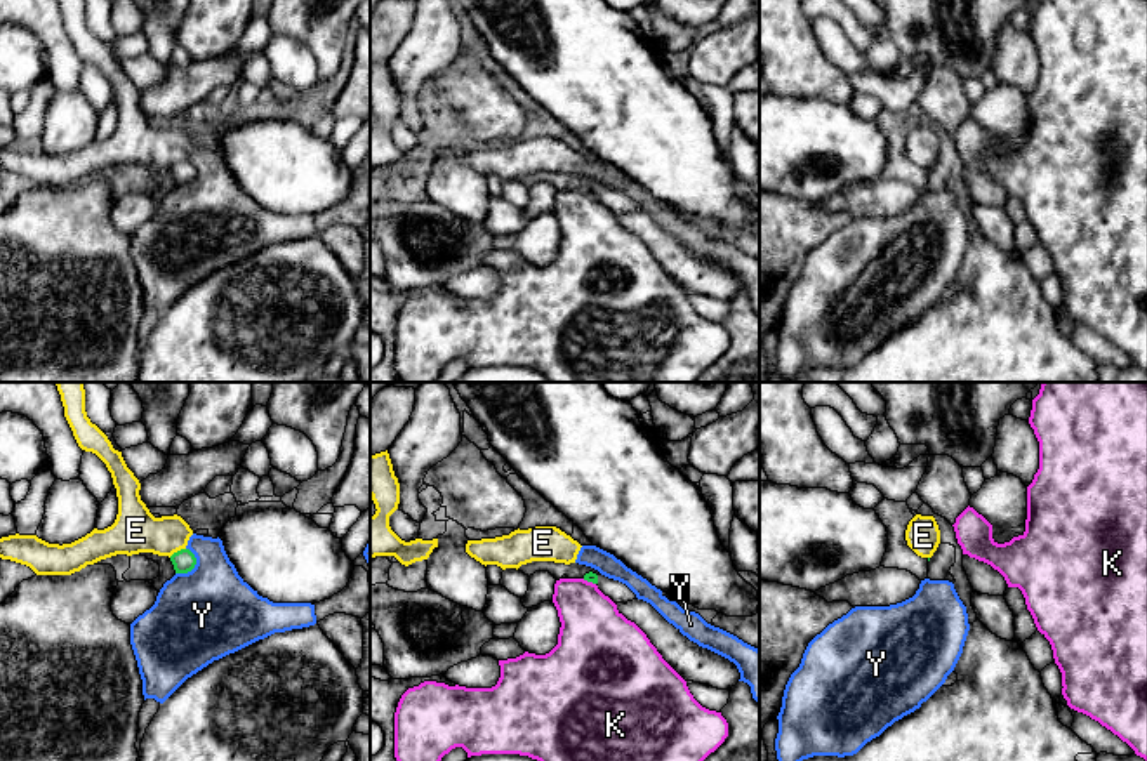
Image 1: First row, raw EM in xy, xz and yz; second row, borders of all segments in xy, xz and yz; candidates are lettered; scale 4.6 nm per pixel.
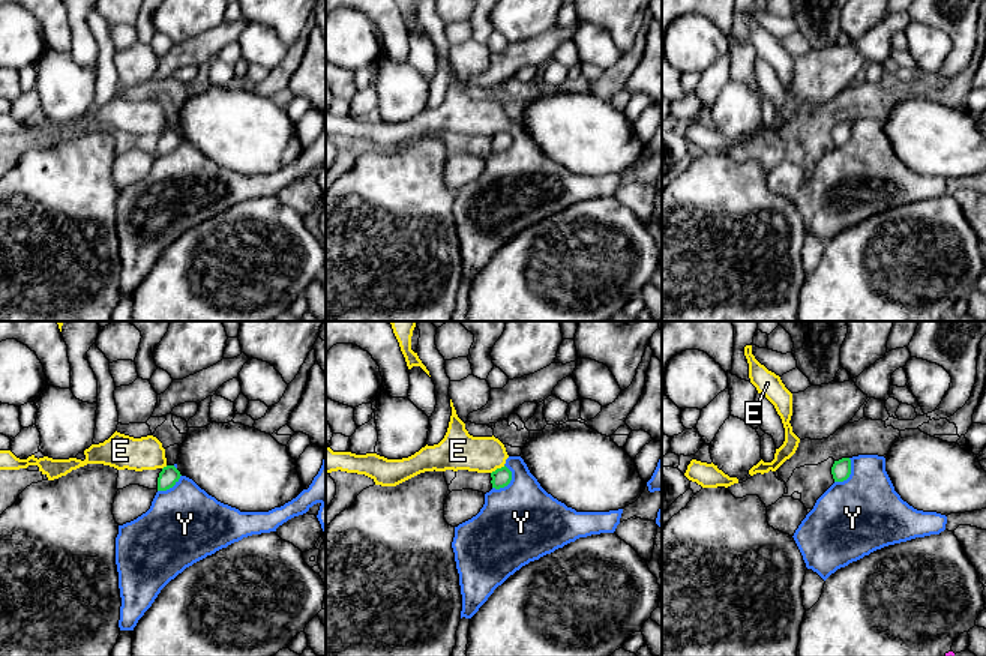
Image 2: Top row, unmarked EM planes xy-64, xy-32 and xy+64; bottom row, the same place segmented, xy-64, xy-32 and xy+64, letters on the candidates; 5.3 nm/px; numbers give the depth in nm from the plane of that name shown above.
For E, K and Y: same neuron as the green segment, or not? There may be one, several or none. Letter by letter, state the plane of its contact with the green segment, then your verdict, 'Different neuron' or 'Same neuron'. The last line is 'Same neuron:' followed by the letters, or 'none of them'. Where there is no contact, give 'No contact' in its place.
E: Touches green in xy. Different neuron
K: Touches green in xz. Different neuron
Y: Touches green in xy. Different neuron
Same neuron: none of them

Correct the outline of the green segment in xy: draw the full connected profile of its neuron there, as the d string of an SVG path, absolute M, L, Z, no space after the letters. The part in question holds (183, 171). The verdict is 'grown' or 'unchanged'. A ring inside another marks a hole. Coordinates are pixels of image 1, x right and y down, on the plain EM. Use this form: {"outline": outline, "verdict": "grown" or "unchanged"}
{"outline": "M181 160L170 167L176 184L188 184L195 179L196 169L189 160Z", "verdict": "unchanged"}

